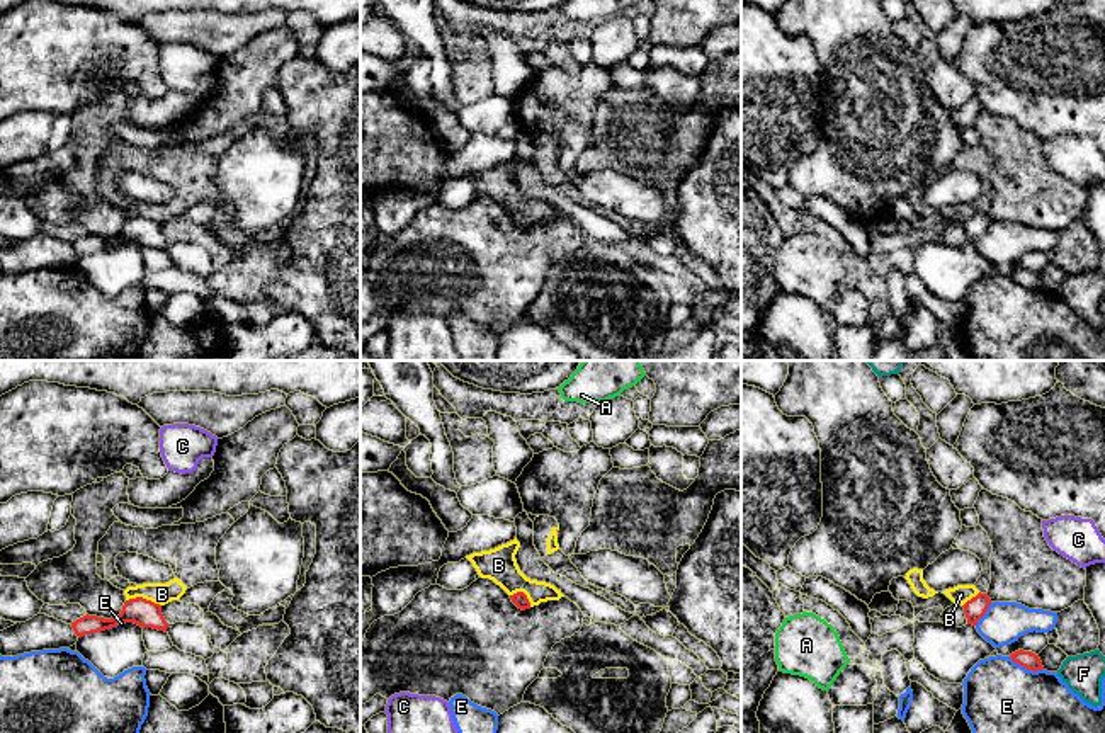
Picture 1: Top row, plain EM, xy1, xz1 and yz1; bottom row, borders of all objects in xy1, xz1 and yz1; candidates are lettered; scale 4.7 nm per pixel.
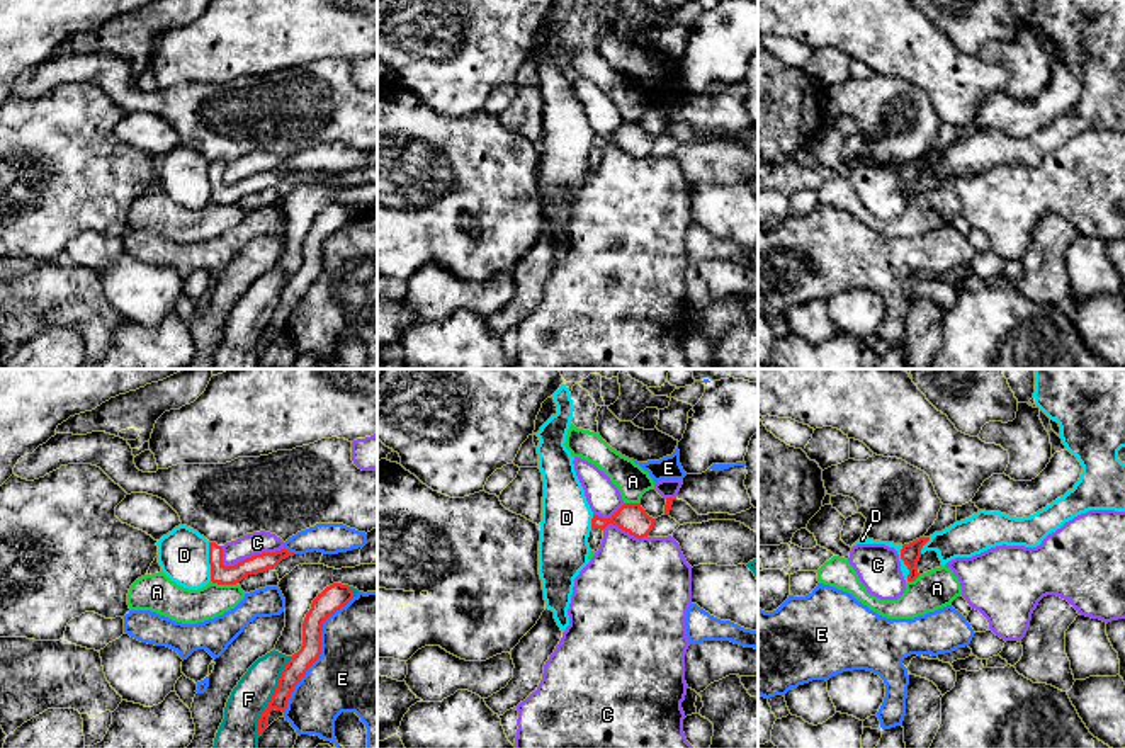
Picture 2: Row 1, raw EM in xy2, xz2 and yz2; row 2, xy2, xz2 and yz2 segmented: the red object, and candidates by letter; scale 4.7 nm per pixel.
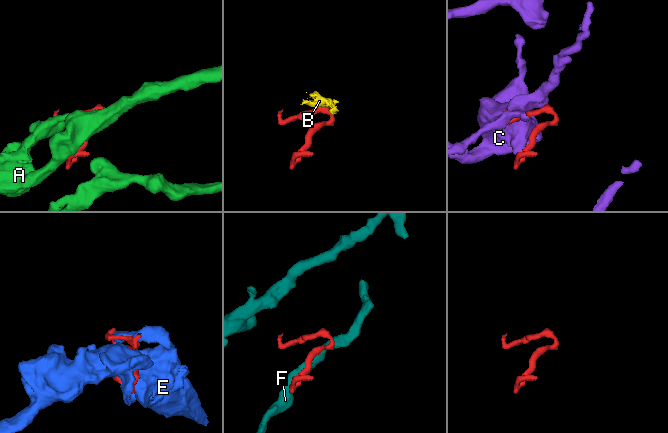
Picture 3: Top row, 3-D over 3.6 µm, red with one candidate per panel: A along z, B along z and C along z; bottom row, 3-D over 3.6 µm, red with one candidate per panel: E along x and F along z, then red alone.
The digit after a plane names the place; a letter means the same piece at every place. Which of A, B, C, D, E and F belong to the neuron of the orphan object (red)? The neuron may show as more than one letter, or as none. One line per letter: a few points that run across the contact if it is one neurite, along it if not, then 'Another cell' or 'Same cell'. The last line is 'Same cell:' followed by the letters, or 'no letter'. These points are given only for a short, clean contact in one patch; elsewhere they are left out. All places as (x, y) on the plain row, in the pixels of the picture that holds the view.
A: Line: xy2 (211, 199), (237, 203). Another cell
B: Line: xy1 (126, 218), (145, 216), (160, 225). Another cell
C: Another cell
D: Another cell
E: Another cell
F: Another cell
Same cell: no letter

